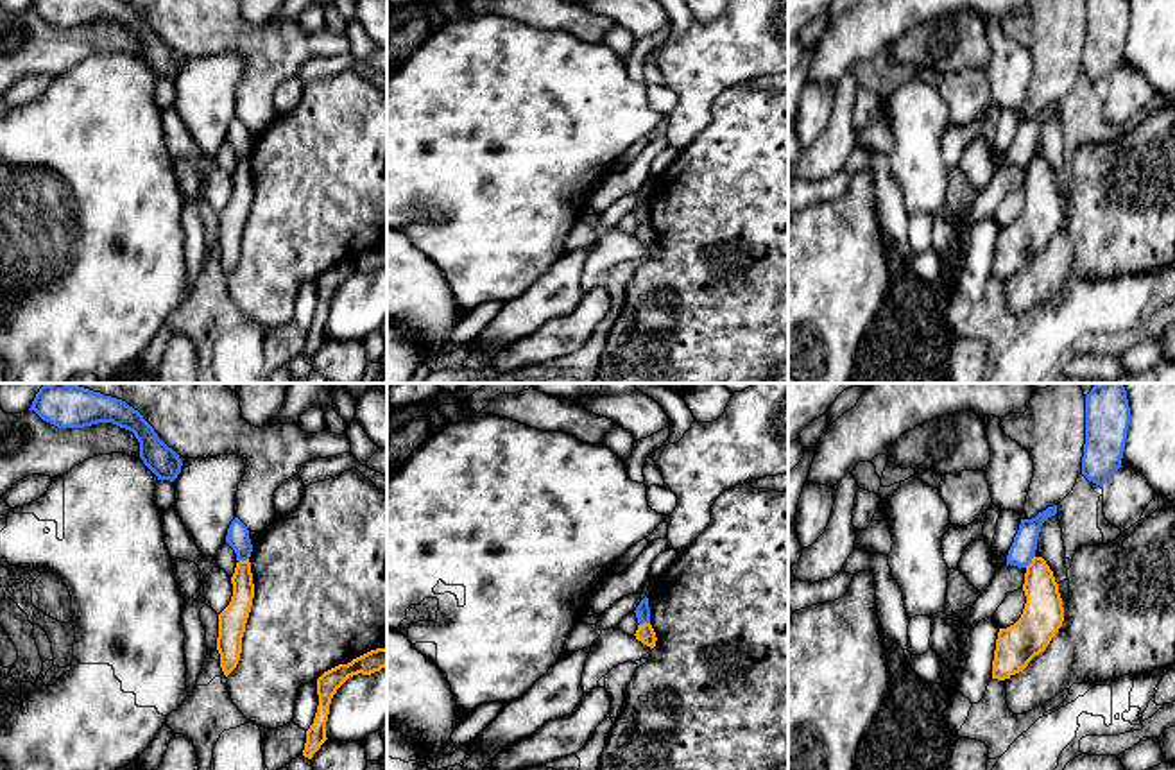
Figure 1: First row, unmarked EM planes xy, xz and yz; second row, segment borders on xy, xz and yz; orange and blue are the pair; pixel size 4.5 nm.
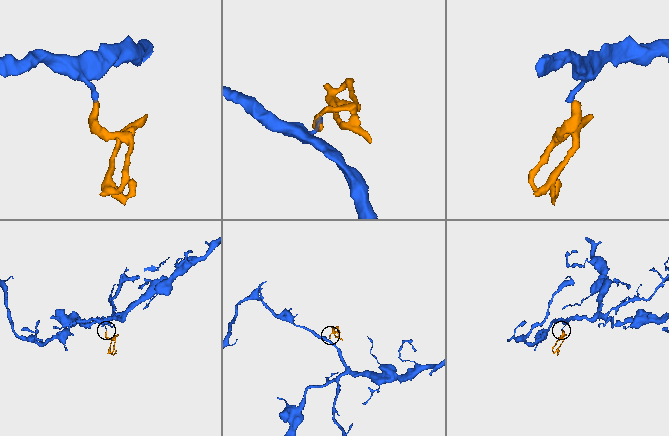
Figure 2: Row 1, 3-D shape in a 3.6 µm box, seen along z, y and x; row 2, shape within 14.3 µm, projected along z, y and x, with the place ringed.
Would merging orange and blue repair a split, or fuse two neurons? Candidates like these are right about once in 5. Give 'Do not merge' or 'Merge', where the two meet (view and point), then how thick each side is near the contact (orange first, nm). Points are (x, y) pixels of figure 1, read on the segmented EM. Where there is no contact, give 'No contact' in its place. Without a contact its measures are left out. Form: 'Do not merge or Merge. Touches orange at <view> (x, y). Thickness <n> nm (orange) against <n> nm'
Do not merge. Touches orange at yz (1032, 561). Thickness 190 nm (orange) against 120 nm

